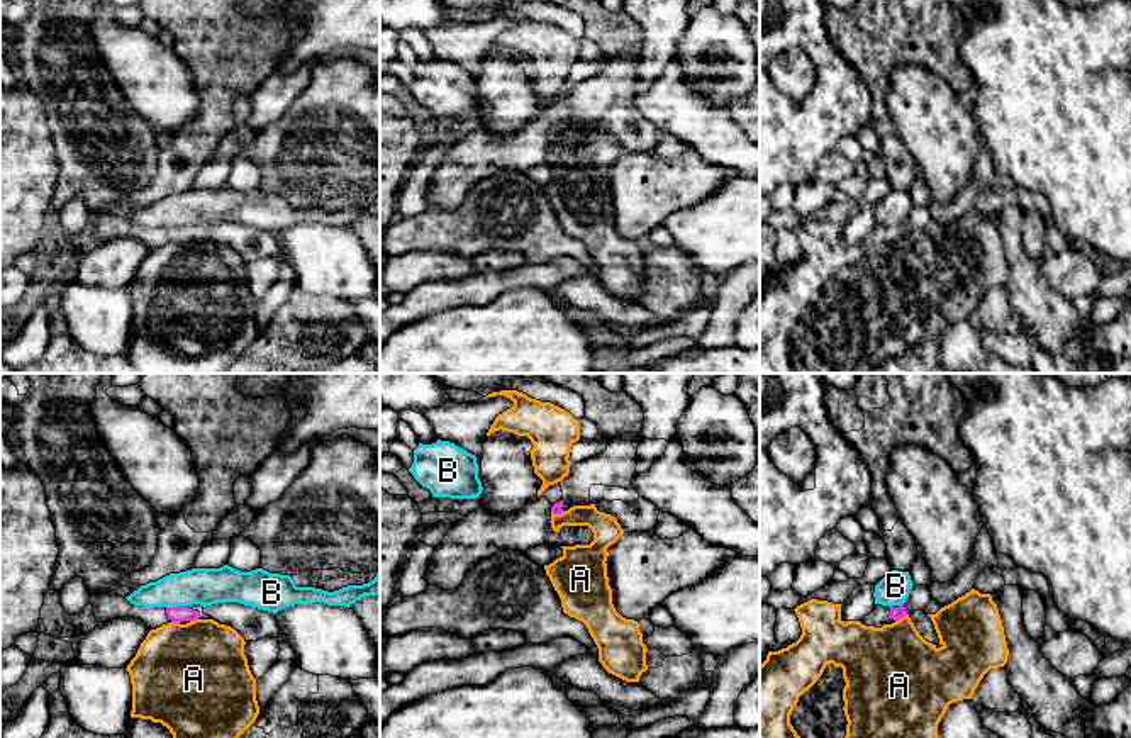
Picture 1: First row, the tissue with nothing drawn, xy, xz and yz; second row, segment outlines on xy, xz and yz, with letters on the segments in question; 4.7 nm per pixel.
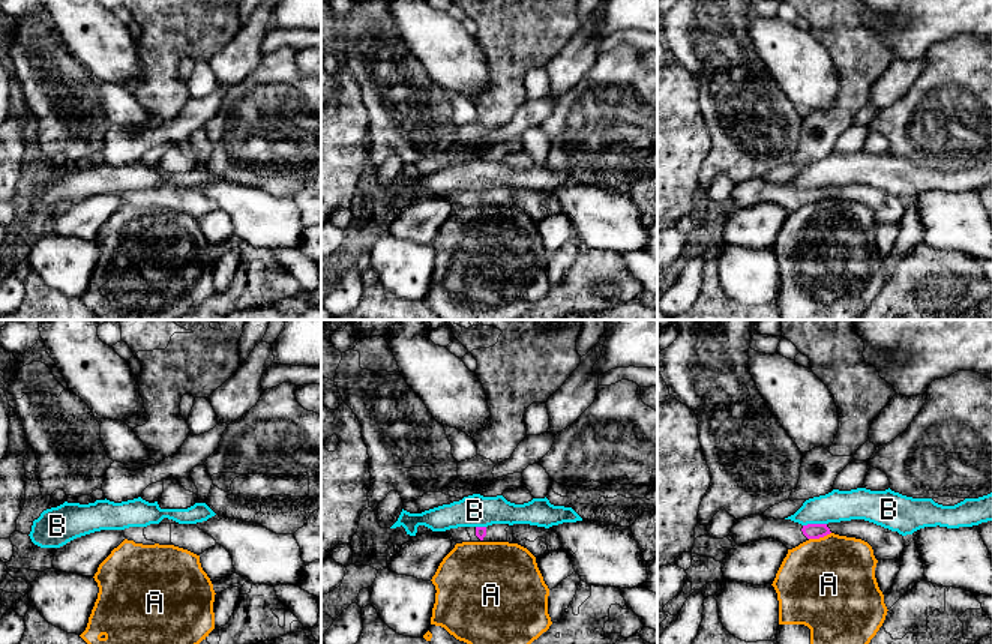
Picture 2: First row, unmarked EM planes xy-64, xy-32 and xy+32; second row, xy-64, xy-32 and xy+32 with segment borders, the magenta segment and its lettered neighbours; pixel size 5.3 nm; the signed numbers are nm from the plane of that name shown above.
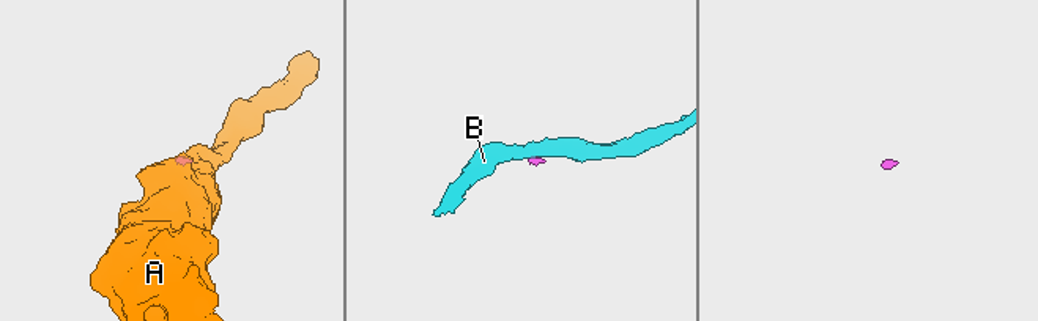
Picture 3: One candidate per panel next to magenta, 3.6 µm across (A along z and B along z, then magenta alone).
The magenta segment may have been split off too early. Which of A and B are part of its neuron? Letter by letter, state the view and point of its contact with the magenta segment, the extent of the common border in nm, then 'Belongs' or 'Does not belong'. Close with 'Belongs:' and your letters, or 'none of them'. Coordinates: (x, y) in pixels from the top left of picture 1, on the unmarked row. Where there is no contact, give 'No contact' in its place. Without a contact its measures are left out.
A: Touches magenta at yz (901, 236). Shared border 70 nm. Does not belong
B: Touches magenta at xy (177, 226). Shared border 110 nm. Does not belong
Belongs: none of them

